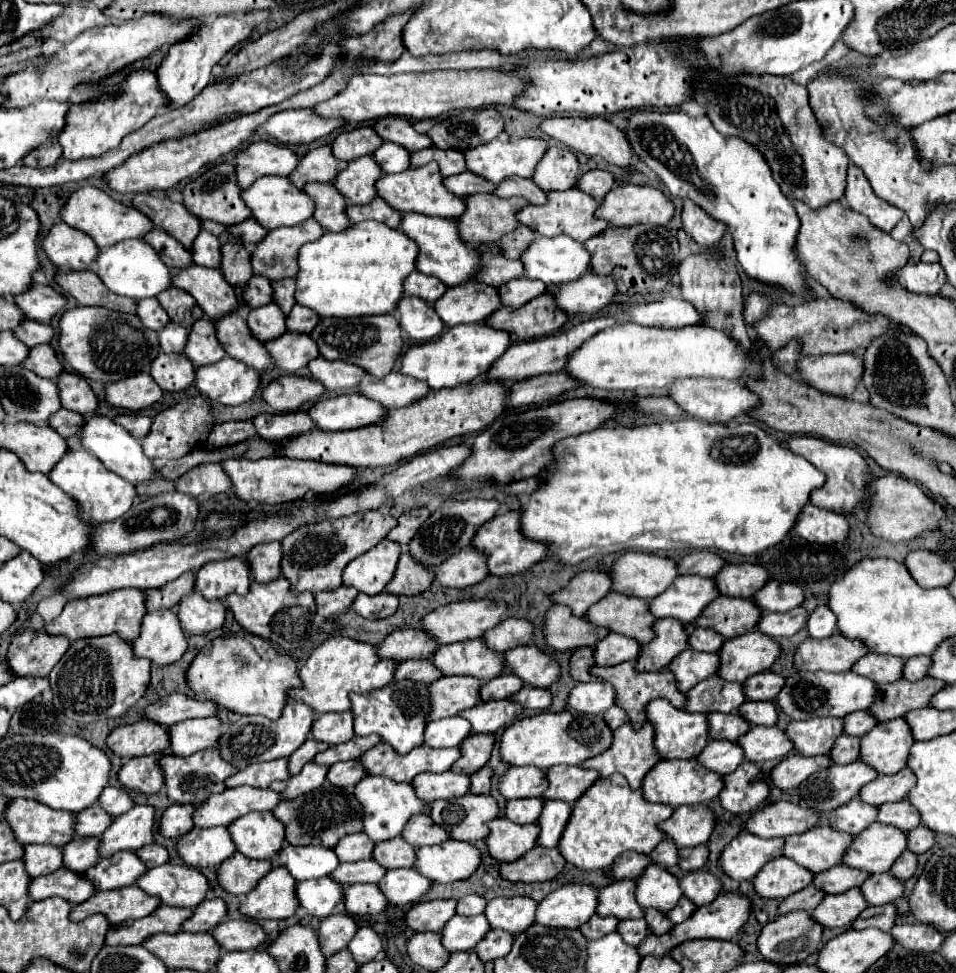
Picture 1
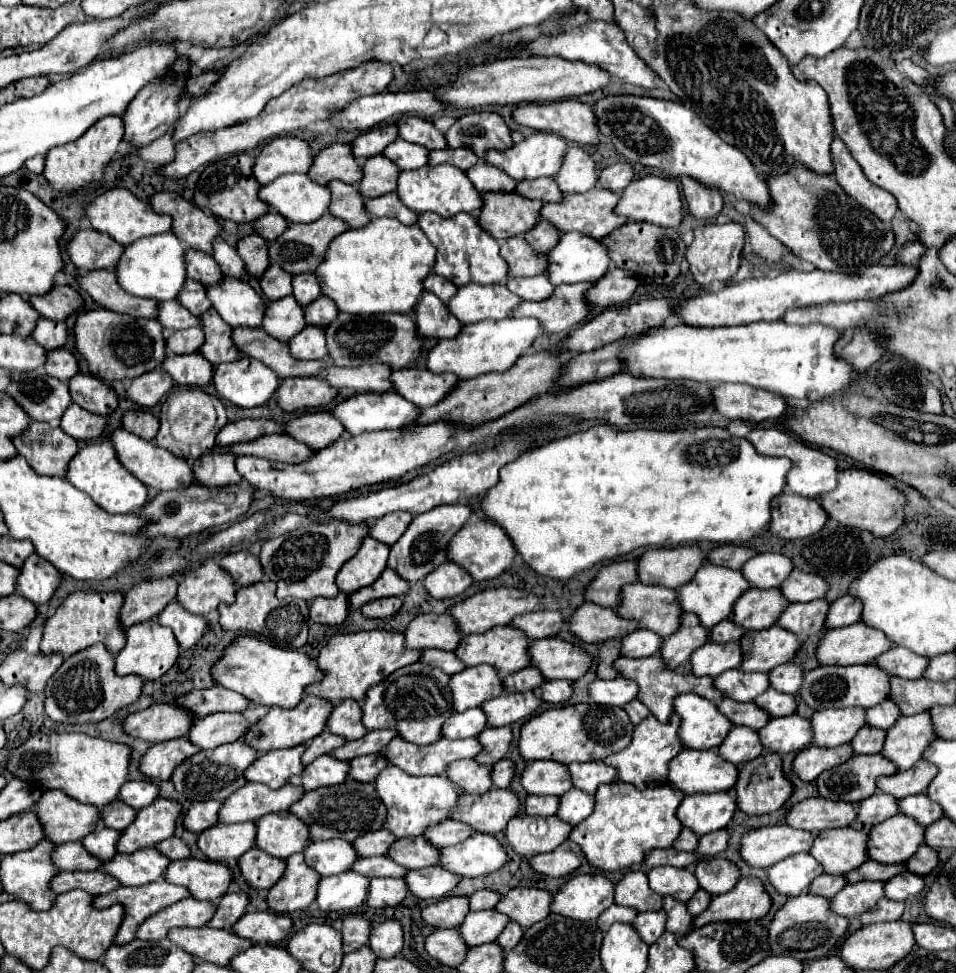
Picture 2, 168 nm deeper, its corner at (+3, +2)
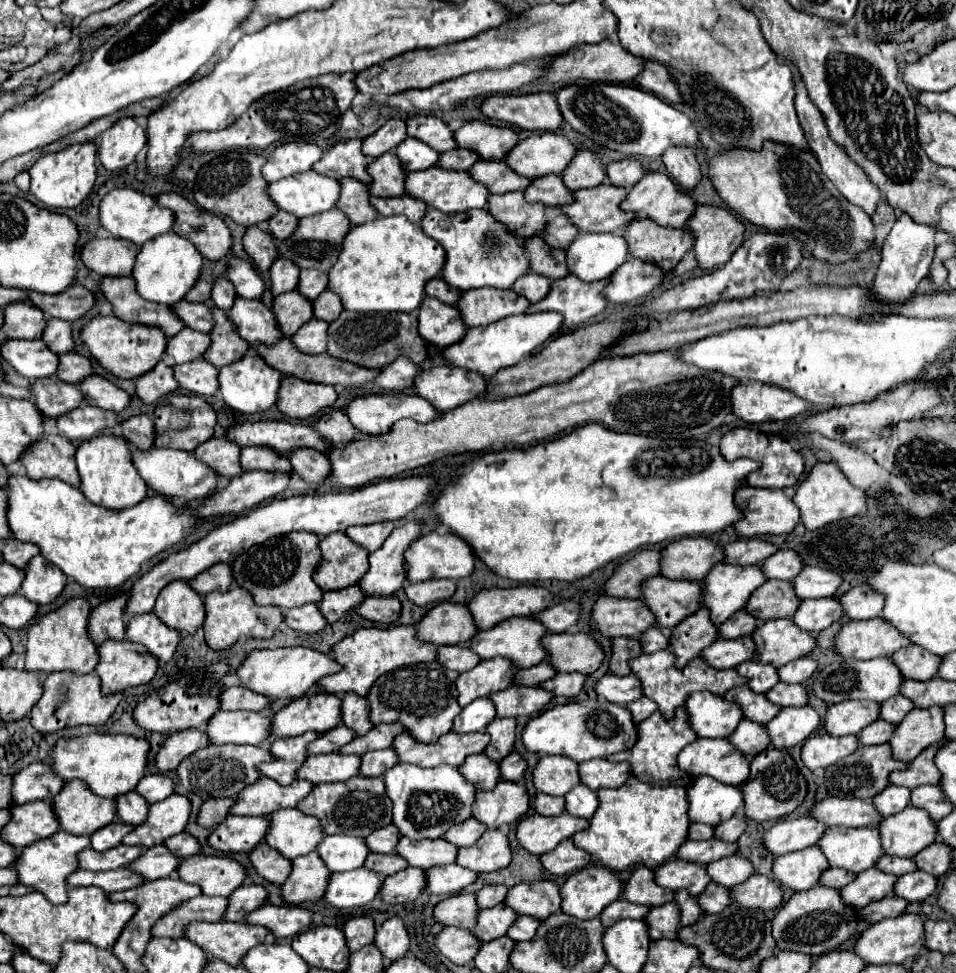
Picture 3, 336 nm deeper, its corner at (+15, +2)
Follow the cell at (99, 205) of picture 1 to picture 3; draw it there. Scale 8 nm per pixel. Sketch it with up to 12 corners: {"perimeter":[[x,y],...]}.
{"perimeter":[[112,189],[100,223],[144,245],[172,231],[174,211],[134,189]]}

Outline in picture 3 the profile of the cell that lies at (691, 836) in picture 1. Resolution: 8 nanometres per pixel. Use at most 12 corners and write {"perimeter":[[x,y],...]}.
{"perimeter":[[710,775],[688,787],[690,821],[718,825],[744,805],[742,789]]}

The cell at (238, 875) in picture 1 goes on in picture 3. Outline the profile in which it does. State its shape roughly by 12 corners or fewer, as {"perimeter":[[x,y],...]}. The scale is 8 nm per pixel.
{"perimeter":[[264,841],[250,851],[260,877],[282,885],[292,861]]}

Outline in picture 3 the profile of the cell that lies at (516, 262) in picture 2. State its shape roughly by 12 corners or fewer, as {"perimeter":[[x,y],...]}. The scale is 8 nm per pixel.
{"perimeter":[[542,237],[526,239],[534,273],[548,279],[566,277],[566,251]]}

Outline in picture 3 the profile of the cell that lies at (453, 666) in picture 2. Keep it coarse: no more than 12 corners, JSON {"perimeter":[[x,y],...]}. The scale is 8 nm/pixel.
{"perimeter":[[466,645],[438,647],[446,669],[470,671],[480,657]]}

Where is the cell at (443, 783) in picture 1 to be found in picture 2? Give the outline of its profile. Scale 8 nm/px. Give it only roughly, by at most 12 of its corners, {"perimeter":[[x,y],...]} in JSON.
{"perimeter":[[450,763],[446,777],[464,793],[492,787],[490,767]]}

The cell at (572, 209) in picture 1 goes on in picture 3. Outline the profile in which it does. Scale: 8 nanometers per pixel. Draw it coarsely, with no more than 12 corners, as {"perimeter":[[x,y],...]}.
{"perimeter":[[602,183],[562,207],[586,233],[624,233],[628,191]]}

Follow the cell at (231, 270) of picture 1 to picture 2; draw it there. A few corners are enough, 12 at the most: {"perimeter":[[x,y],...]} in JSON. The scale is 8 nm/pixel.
{"perimeter":[[252,233],[236,249],[246,273],[260,277],[268,267],[266,241]]}

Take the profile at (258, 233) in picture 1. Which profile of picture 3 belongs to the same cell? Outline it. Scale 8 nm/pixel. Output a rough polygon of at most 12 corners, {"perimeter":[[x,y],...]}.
{"perimeter":[[278,211],[268,221],[270,233],[284,241],[296,231],[298,217]]}

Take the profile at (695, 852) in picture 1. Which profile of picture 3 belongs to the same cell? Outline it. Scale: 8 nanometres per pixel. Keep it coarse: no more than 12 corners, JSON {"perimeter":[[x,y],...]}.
{"perimeter":[[746,817],[716,825],[716,837],[722,841],[736,841],[746,831]]}

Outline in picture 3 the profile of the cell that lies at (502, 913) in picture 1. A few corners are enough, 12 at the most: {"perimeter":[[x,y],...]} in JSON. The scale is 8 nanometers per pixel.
{"perimeter":[[552,879],[518,883],[504,903],[546,919],[560,909]]}

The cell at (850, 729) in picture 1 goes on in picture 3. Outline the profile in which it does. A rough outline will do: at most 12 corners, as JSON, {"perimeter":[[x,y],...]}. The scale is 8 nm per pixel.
{"perimeter":[[896,695],[882,703],[880,717],[900,723],[914,709],[908,697]]}

